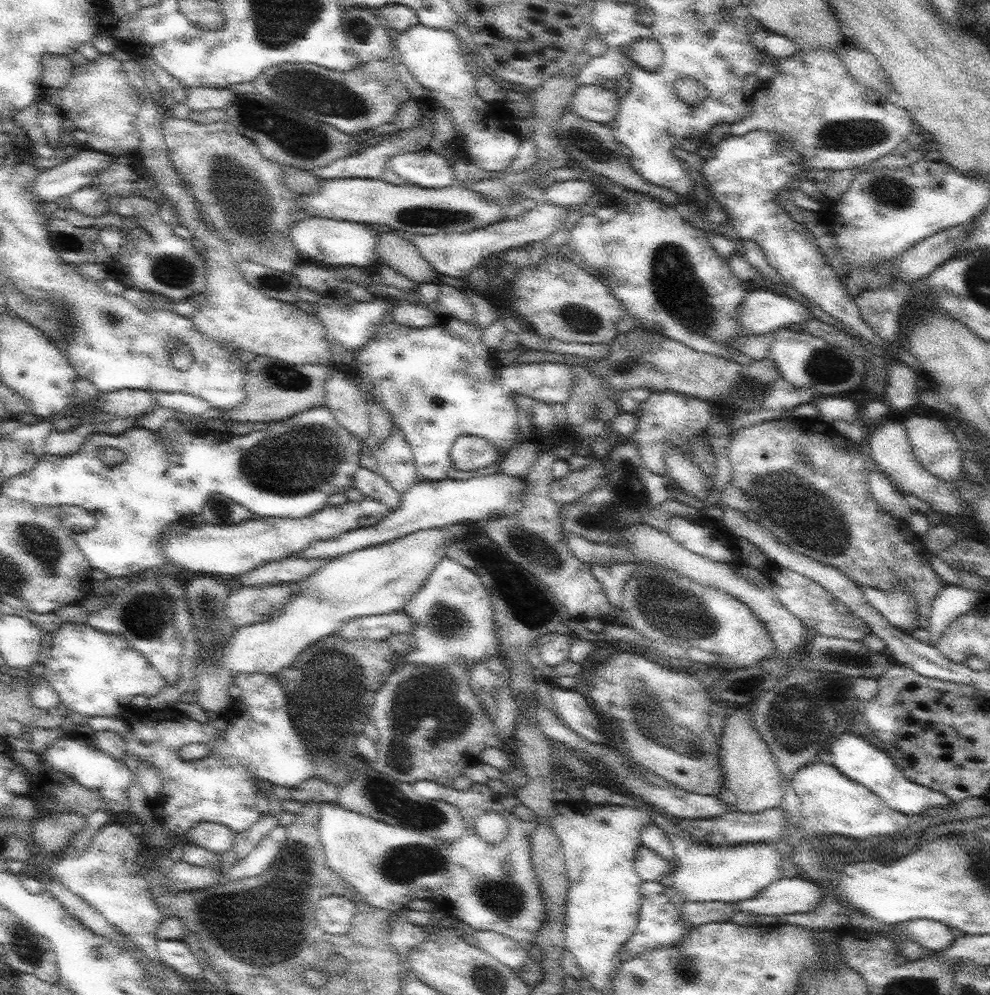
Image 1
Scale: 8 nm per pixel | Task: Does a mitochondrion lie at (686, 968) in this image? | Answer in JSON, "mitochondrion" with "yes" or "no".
{"mitochondrion":"yes"}

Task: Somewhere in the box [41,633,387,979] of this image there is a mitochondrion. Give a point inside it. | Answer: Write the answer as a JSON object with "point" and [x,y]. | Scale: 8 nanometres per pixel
{"point":[325,752]}

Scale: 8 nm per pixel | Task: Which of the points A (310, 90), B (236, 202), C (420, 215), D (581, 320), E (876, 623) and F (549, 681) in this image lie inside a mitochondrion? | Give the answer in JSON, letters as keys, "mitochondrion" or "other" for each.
{"A":"mitochondrion","B":"mitochondrion","C":"mitochondrion","D":"mitochondrion","E":"other","F":"other"}

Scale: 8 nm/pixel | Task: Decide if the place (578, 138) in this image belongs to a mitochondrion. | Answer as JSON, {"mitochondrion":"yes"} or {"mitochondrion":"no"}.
{"mitochondrion":"no"}

